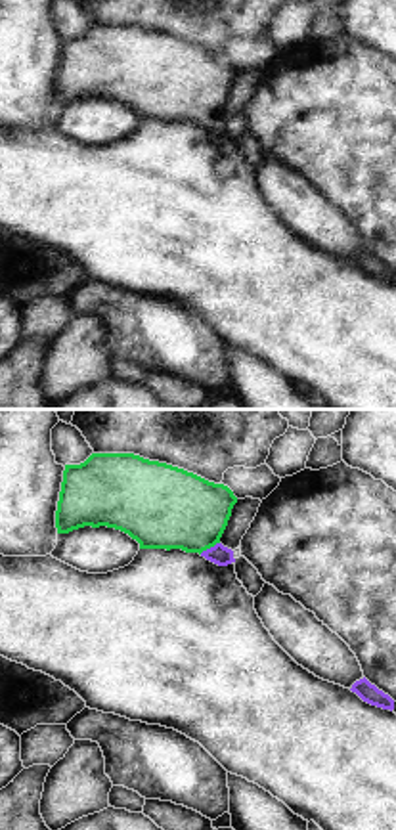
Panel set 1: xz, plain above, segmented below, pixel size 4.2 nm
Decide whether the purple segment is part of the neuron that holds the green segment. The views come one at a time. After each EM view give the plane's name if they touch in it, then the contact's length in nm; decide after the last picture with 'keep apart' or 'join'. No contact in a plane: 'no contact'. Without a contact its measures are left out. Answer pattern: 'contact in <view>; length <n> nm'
contact in xz; length 100 nm

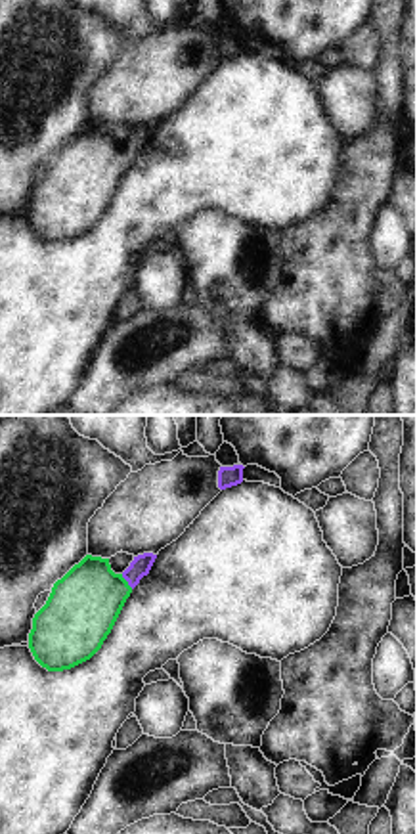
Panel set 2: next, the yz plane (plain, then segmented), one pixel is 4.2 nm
contact in yz; length 80 nm

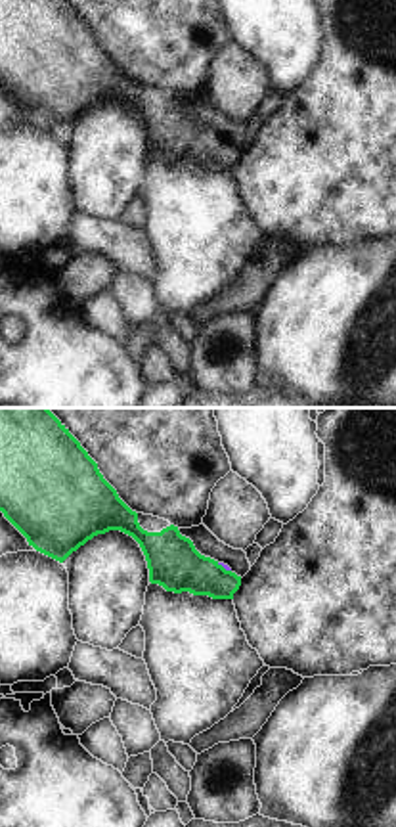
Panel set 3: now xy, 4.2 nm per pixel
contact in xy; length 70 nm

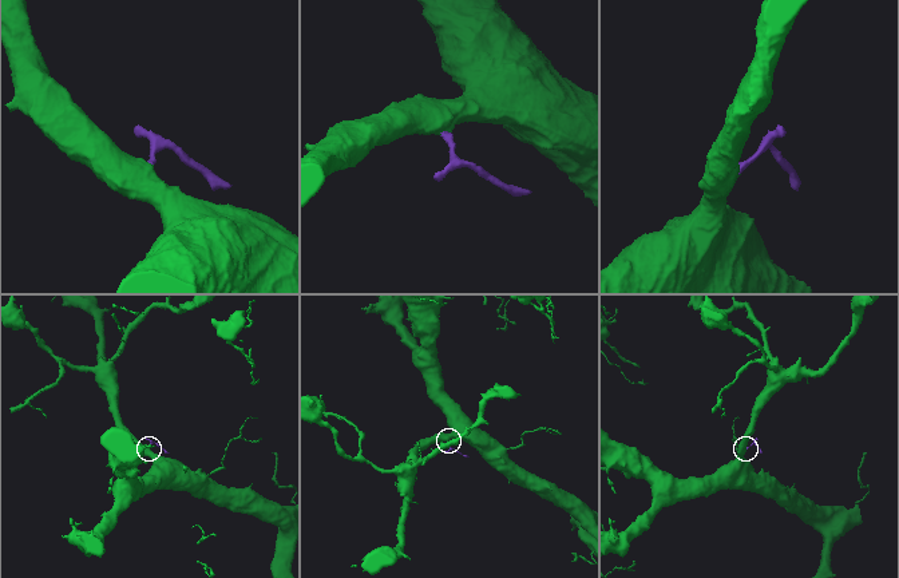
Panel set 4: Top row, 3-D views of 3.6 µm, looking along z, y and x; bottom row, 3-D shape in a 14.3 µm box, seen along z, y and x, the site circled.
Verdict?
join

